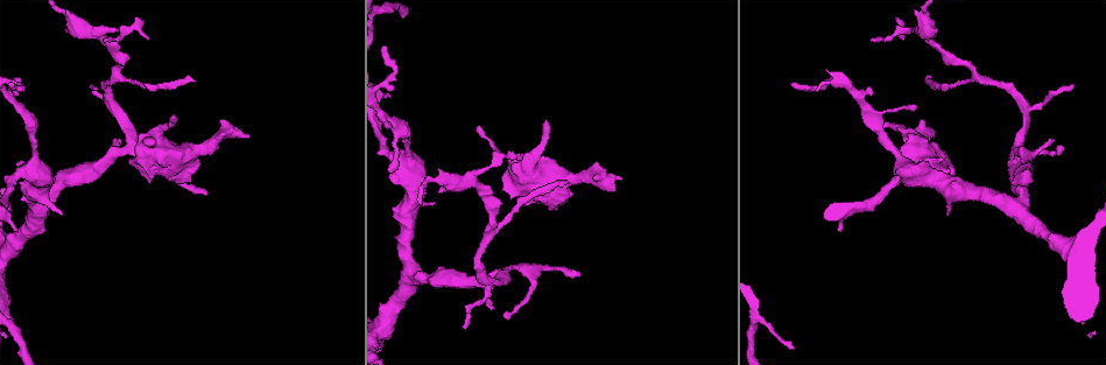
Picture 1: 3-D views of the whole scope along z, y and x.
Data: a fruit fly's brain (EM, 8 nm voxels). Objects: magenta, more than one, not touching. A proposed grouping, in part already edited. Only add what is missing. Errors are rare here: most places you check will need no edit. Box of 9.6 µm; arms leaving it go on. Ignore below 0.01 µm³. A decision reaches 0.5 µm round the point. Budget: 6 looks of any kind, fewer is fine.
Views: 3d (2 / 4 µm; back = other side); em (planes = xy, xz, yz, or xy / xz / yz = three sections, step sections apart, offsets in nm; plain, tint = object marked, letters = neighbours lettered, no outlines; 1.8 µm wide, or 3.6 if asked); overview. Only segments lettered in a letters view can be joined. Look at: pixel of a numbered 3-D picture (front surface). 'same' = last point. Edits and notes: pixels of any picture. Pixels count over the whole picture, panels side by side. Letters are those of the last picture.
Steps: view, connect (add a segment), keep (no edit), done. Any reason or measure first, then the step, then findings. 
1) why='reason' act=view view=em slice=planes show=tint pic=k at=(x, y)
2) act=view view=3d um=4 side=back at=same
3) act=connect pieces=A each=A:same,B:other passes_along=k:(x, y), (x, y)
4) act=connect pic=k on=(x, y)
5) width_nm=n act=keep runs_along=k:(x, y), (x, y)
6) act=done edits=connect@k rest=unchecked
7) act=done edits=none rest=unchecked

why='end of a long branch' act=view view=3d um=4 pic=1 at=(390, 96)

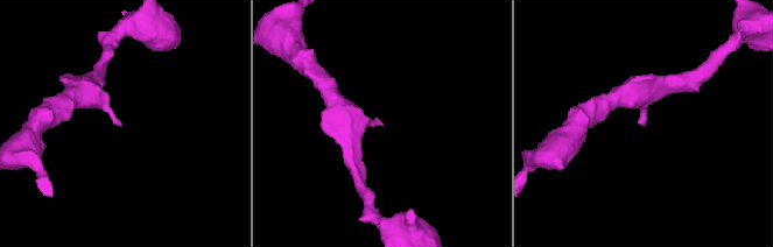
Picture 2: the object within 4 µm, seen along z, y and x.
why='now the EM' act=view view=em slice=planes show=letters pic=2 at=(645, 123)

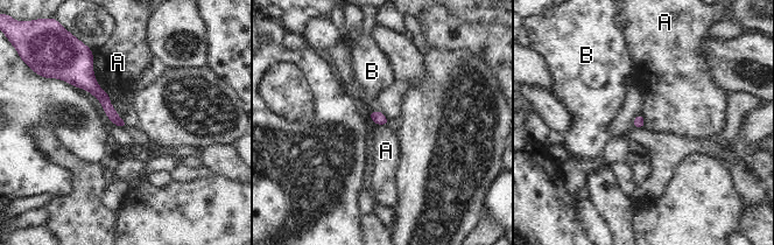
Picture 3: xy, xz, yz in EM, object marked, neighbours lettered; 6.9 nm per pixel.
act=keep each=A:other,B:other border=3:(92, 51), (95, 78), (127, 124) found='no lettered segment goes on from it'

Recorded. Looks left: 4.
why='tapers out' act=view view=em slice=xz step=16 show=letters pic=1 at=(926, 78)

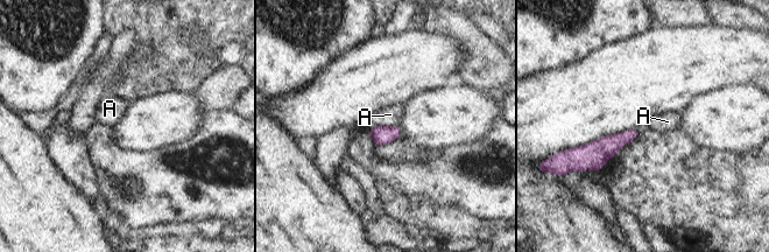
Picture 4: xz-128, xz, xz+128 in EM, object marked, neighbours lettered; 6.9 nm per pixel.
act=keep each=A:other border=4:(396, 125), (375, 125), (369, 128) found='no lettered segment goes on from it'

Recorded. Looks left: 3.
act=view view=3d um=2 pic=1 at=(618, 180)

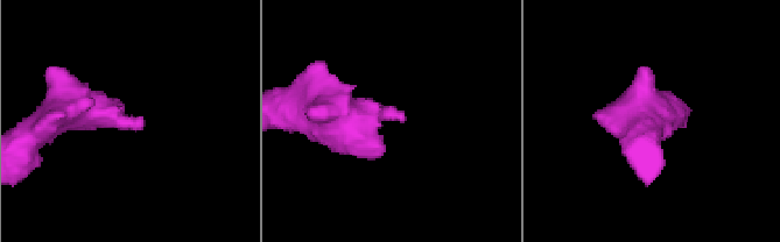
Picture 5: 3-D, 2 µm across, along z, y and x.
why='now the EM' act=view view=em slice=planes show=letters pic=5 at=(142, 123)

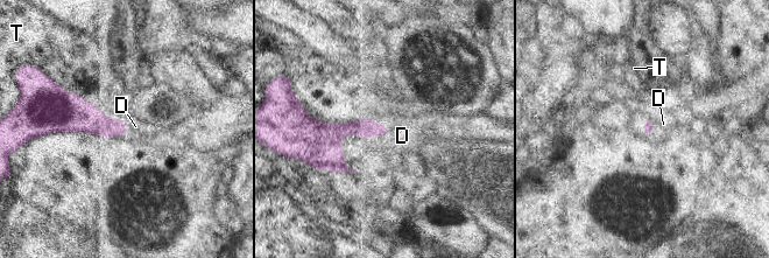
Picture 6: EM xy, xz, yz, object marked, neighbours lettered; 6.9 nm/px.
act=connect pieces=D each=D:same,T:other passes_along=6:(364, 127), (382, 134), (402, 136) found='the neuron continues'

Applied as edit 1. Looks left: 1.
act=done edits=connect@6 rest=unchecked

